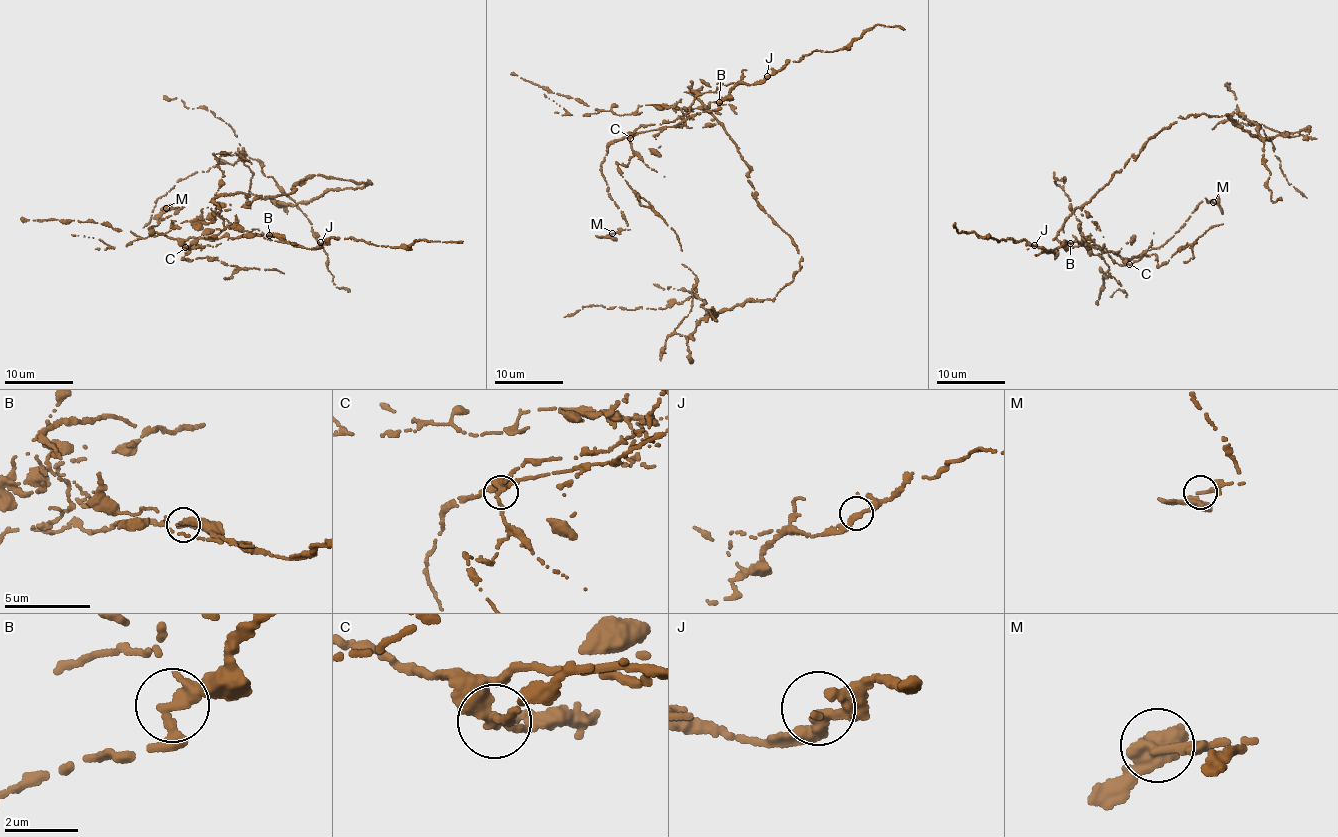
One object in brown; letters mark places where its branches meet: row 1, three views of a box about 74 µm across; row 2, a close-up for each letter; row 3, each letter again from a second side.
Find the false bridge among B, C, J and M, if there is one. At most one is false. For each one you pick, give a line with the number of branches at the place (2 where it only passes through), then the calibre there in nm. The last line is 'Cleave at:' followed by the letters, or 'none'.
C: 3 | 260 nm
Cleave at: C

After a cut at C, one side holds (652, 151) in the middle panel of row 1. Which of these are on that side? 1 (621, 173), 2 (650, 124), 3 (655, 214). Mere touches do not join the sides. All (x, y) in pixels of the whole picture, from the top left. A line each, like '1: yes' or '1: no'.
1: no
2: no
3: no

